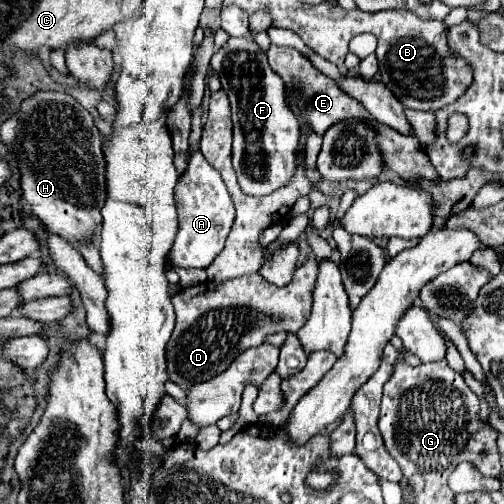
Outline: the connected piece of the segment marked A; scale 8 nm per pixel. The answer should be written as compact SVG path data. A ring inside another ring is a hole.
M196 144L190 152L188 170L180 176L176 184L176 208L178 208L178 234L170 252L170 264L182 268L208 268L212 260L222 252L226 236L234 222L232 198L226 190L226 184L220 178Z

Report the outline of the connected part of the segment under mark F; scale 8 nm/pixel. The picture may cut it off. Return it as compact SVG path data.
M230 36L222 48L216 48L210 68L220 76L222 90L232 104L232 160L240 188L252 196L272 194L276 188L290 182L296 168L296 148L300 138L300 124L286 104L286 86L270 68L266 52L250 36Z

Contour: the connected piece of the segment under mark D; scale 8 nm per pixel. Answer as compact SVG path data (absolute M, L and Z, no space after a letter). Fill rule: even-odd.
M310 258L282 290L266 282L260 274L248 274L224 280L216 286L204 284L200 288L194 286L176 292L172 296L176 324L166 348L170 380L182 388L212 380L212 376L218 376L218 372L224 372L232 364L236 354L266 342L266 336L276 332L298 332L312 310L316 272L318 260ZM234 312L238 316L234 316Z

